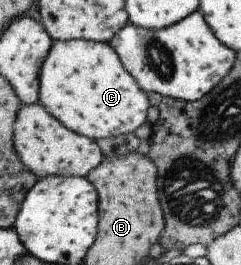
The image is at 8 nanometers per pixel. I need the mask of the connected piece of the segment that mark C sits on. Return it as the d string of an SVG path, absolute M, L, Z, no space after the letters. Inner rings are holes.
M54 40L41 63L38 78L38 99L40 104L54 119L66 129L88 139L108 139L128 132L133 132L146 122L148 99L132 76L122 67L116 52L108 42L88 40Z

